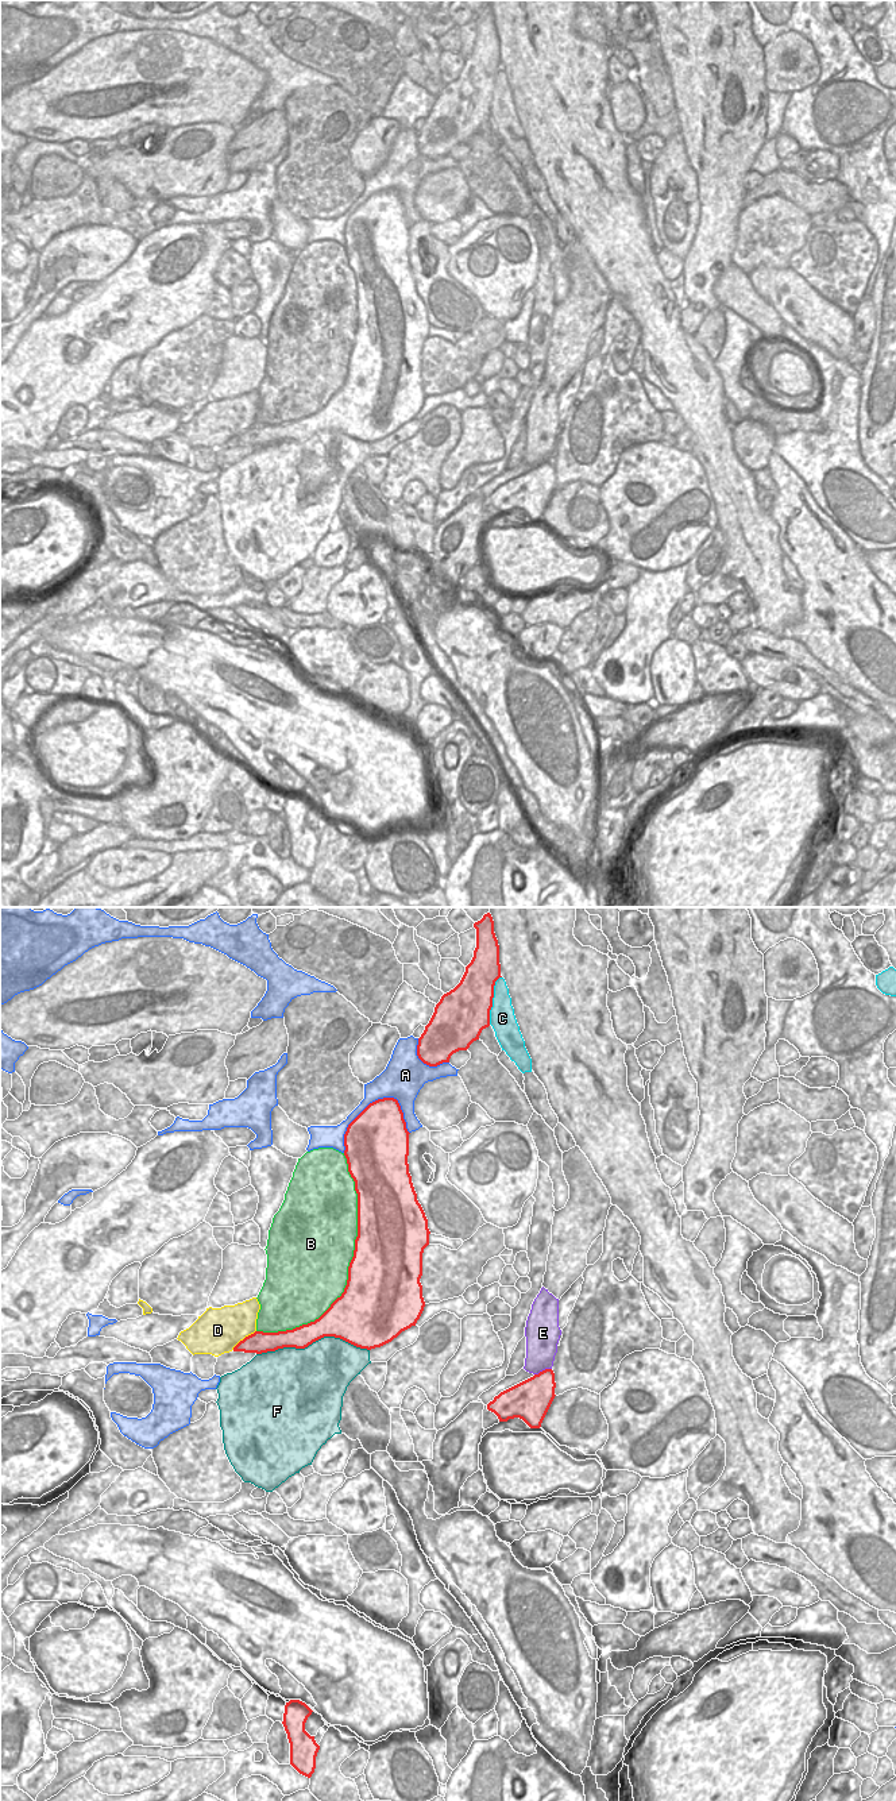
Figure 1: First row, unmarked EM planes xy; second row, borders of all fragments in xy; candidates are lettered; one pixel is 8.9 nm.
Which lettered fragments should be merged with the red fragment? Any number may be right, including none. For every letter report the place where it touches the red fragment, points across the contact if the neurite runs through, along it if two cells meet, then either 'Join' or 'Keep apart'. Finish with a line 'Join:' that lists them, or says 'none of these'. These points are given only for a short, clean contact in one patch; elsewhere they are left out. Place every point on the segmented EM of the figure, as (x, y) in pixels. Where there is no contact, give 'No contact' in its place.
A: Touches red at xy (359, 1114). Keep apart
B: Touches red at xy (348, 1267). Keep apart
C: Touches red at xy (491, 1001). Keep apart
D: Touches red at xy (244, 1338). Keep apart
E: Touches red at xy (543, 1371). Keep apart
F: Touches red at xy (312, 1342). Keep apart
Join: none of these.

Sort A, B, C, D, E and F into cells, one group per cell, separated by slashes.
A / B / C / D / E / F

